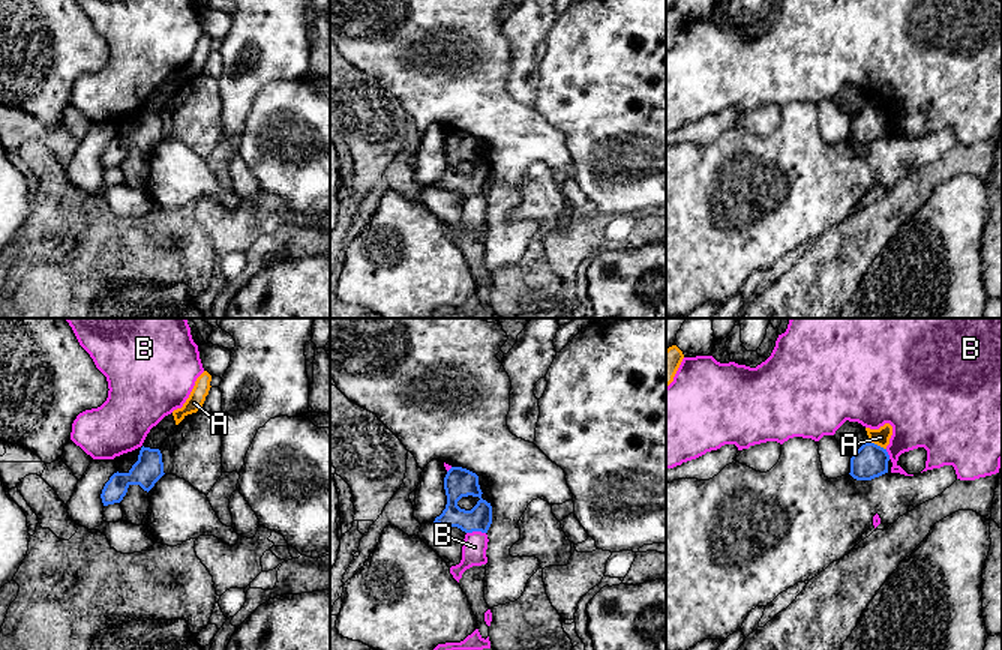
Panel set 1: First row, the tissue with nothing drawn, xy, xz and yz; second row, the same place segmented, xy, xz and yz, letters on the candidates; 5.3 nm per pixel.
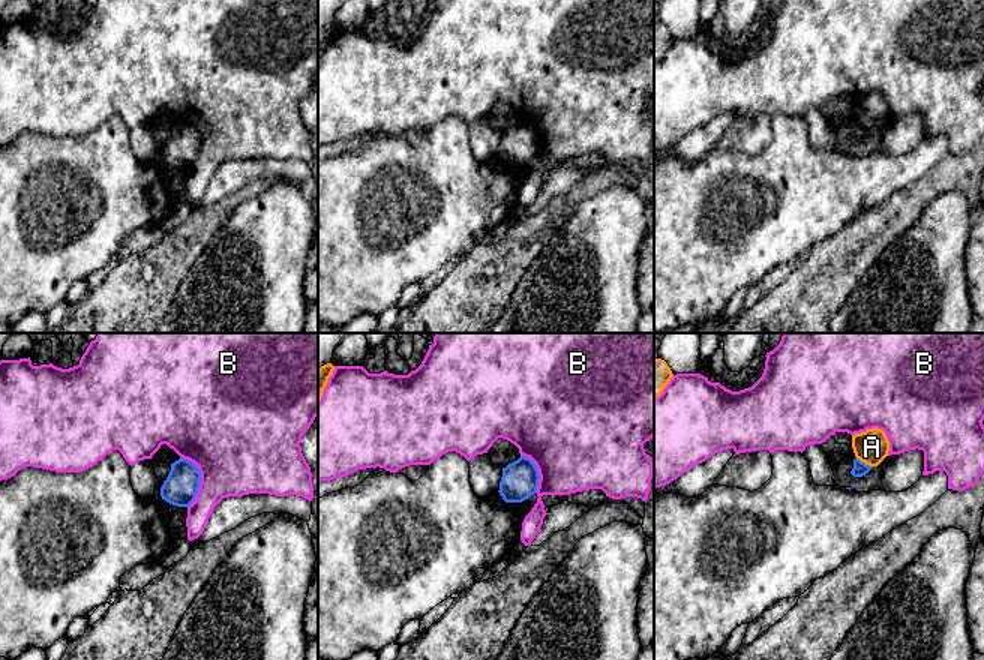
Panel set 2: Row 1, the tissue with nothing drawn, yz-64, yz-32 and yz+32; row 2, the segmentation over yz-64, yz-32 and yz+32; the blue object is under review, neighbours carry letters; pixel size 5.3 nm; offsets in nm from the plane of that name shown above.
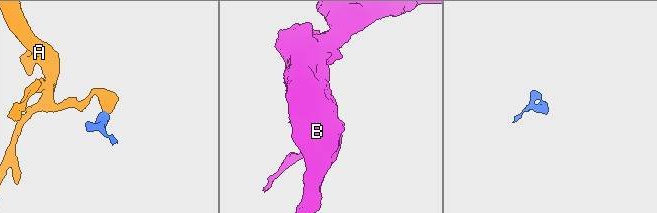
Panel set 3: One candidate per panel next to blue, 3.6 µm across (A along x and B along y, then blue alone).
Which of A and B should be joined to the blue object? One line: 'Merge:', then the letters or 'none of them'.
Merge: none of them

